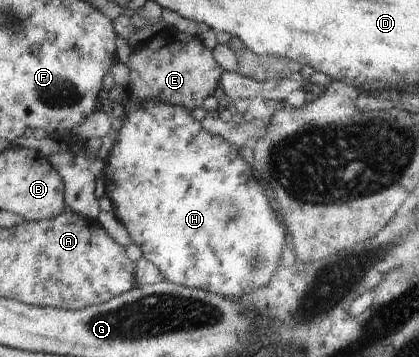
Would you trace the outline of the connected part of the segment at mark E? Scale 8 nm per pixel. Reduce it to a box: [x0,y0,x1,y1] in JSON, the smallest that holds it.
[128,27,225,111]

